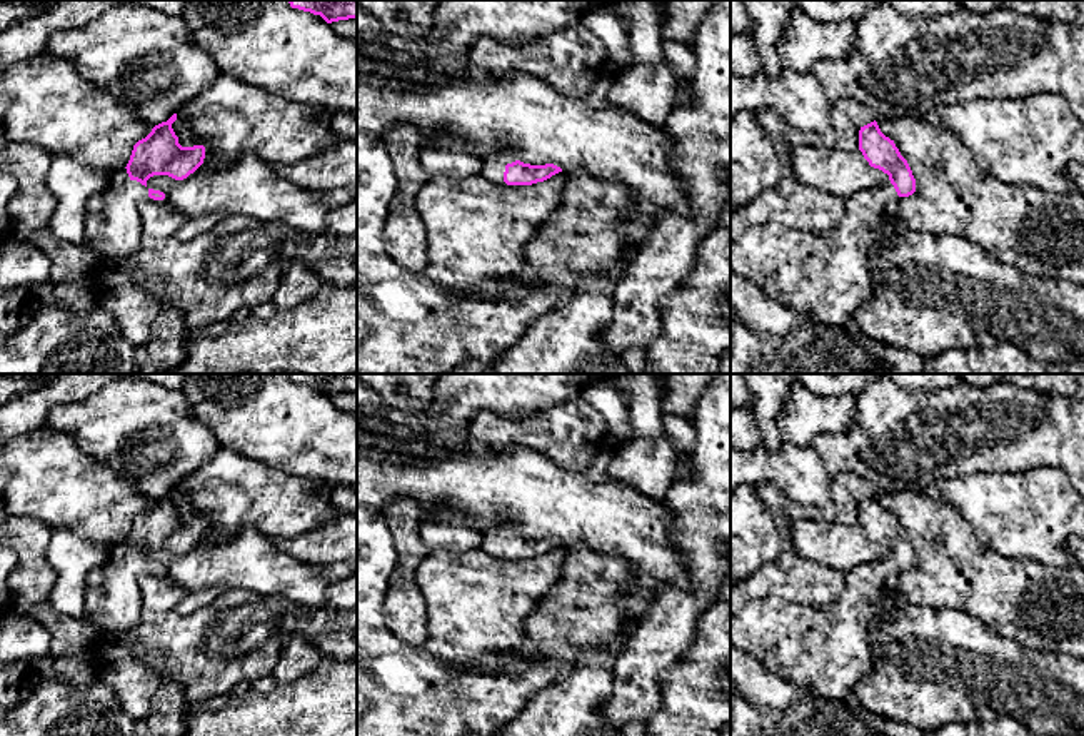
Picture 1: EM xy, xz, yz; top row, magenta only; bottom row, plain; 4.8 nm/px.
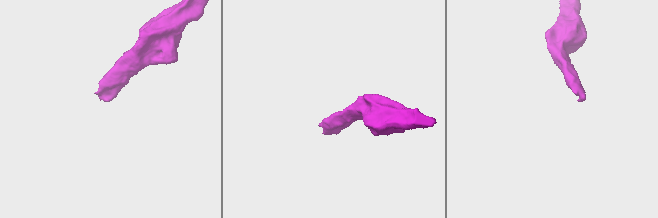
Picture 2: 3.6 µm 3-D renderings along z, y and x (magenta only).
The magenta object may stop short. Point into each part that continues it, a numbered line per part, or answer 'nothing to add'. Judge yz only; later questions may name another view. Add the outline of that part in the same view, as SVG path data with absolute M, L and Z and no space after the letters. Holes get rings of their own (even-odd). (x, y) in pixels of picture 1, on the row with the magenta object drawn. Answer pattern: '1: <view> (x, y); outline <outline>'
1: yz (826, 277); outline M891 182L879 189L859 190L844 200L844 219L826 234L800 232L780 224L752 227L730 244L730 270L754 282L770 299L800 312L805 320L846 327L871 294L872 257L889 249L904 232L889 215L889 207L897 199Z

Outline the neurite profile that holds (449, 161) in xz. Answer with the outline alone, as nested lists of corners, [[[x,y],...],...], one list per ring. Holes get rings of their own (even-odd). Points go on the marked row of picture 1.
[[[464,145],[425,147],[419,160],[432,177],[469,179],[482,169],[482,157]]]

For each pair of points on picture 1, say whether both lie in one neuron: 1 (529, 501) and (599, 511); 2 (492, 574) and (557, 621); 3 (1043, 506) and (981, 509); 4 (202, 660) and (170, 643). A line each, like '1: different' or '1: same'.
1: same
2: different
3: same
4: same

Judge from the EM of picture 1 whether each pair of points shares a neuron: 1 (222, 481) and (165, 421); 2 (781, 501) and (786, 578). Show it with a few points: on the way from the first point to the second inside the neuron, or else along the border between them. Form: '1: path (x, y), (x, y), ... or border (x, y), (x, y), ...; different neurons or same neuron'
1: border (220, 448), (175, 486); different neurons
2: path (782, 519), (786, 559); same neuron

